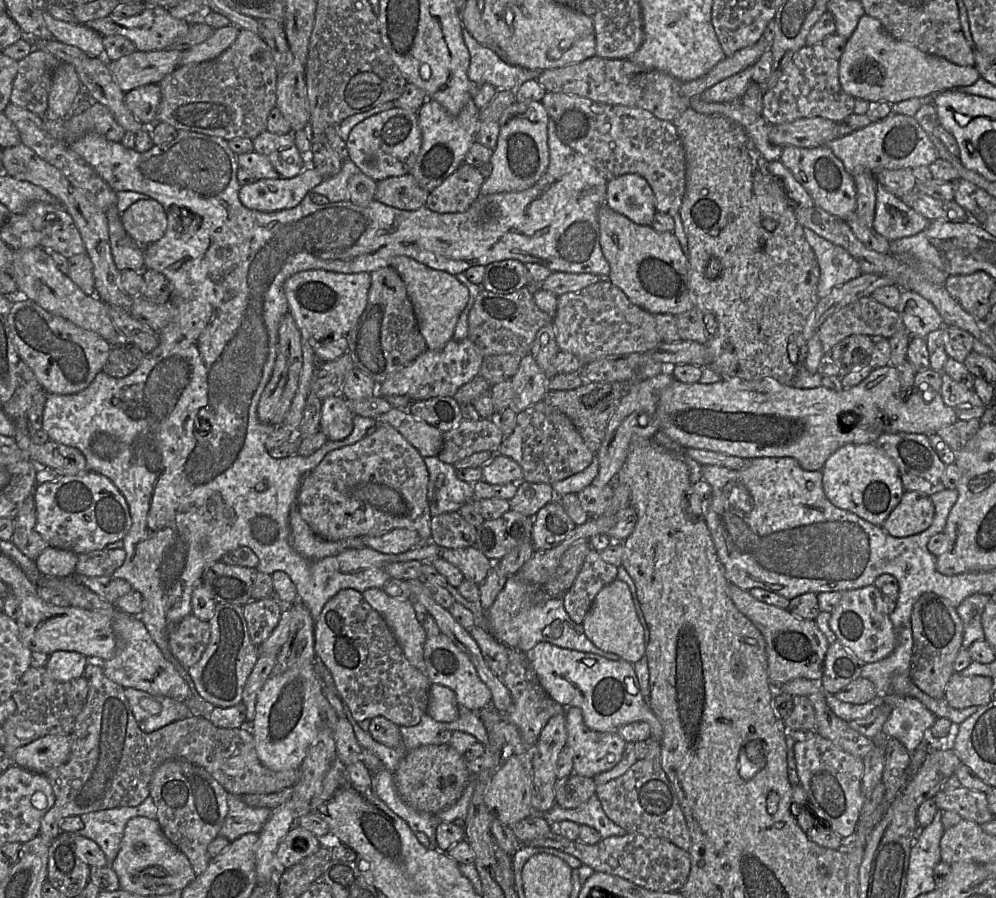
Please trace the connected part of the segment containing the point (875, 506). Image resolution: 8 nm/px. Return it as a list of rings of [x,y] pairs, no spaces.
[[[873,443],[840,447],[825,462],[822,475],[824,493],[833,505],[878,526],[883,524],[905,492],[895,461]]]

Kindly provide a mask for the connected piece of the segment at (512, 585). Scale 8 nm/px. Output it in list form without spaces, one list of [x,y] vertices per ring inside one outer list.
[[[518,574],[508,577],[503,589],[497,595],[491,607],[485,611],[480,602],[466,600],[457,590],[449,585],[444,587],[455,601],[470,610],[476,618],[476,626],[485,628],[493,637],[504,645],[526,653],[540,642],[550,643],[562,648],[593,653],[611,661],[621,660],[620,656],[597,648],[585,635],[582,624],[574,623],[568,616],[562,598],[548,599],[540,604],[524,607],[524,600],[530,591],[541,589],[524,582]]]

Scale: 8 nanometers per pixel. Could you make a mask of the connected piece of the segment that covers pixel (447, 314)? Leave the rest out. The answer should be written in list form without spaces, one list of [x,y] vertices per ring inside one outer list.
[[[409,256],[393,257],[390,266],[399,273],[405,283],[420,333],[424,337],[428,349],[442,349],[448,341],[453,339],[459,316],[469,300],[468,288],[455,275],[432,269]]]

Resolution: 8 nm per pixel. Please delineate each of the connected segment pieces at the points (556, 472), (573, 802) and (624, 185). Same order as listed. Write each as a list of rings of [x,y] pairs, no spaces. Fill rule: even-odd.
[[[543,401],[516,415],[514,431],[504,438],[498,454],[512,458],[521,466],[522,481],[550,485],[583,471],[595,456],[571,420],[557,408]]]
[[[575,773],[558,778],[554,786],[556,804],[566,809],[577,808],[595,795],[596,787],[594,778]]]
[[[624,174],[607,182],[605,204],[632,222],[649,226],[657,212],[654,192],[638,174]]]

